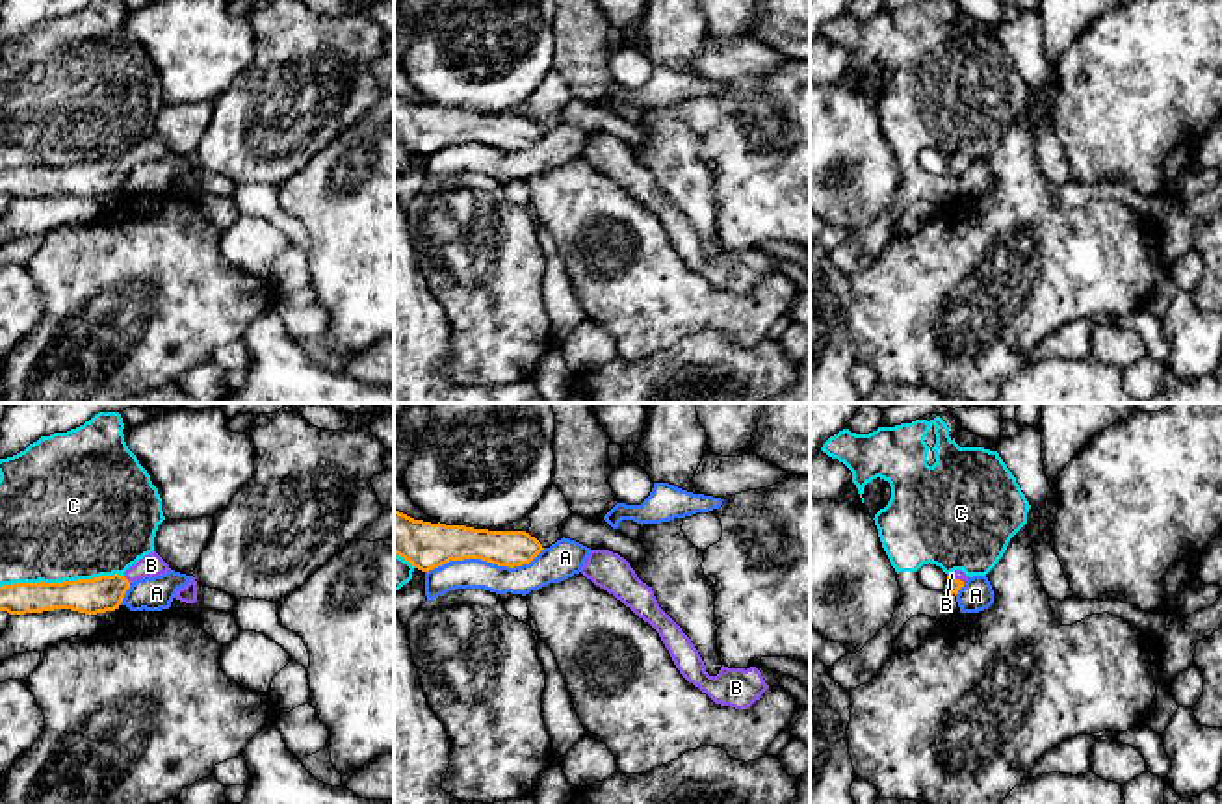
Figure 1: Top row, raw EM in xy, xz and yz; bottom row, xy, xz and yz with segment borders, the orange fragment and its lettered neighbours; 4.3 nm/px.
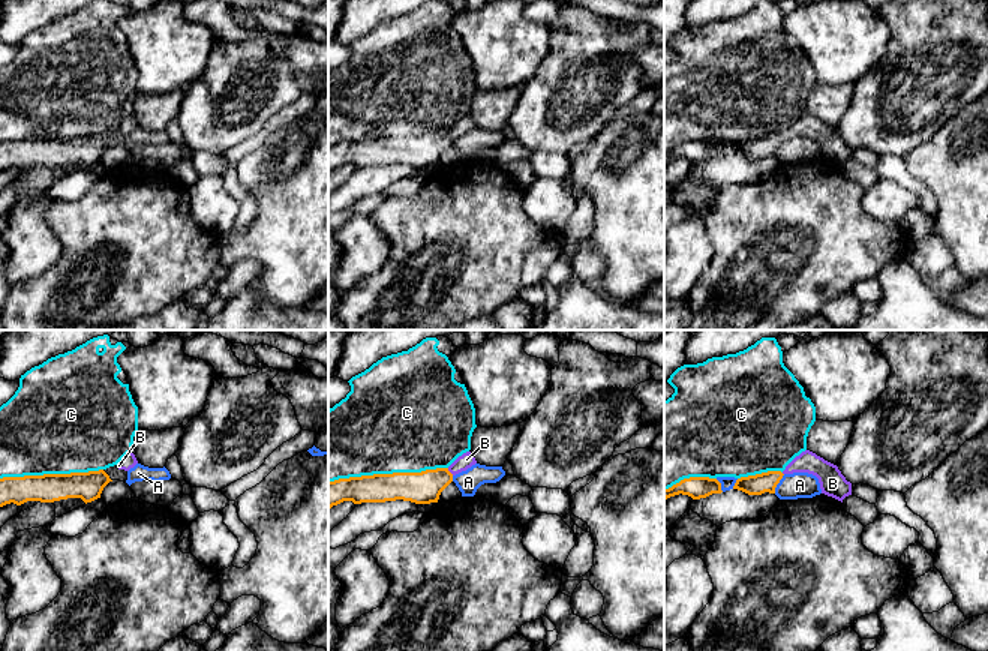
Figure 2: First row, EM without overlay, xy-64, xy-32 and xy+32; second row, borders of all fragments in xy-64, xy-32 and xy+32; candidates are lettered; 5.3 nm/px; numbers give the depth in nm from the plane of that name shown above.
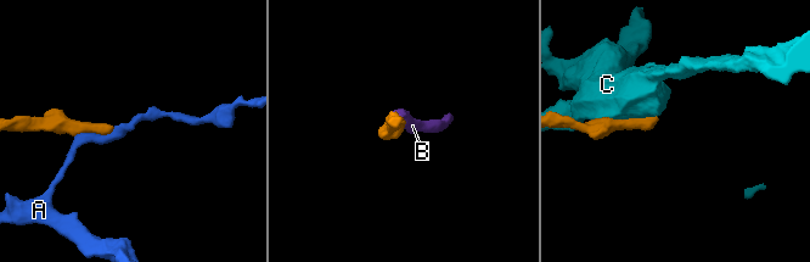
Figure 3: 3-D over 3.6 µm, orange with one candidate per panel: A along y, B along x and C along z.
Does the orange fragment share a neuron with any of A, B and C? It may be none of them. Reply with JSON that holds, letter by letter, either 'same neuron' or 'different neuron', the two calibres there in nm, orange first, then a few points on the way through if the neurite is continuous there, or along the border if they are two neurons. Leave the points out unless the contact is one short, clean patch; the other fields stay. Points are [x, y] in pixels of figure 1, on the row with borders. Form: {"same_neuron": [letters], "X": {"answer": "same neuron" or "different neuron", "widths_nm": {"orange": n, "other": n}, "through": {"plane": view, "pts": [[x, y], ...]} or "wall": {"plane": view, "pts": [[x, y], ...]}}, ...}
{"same_neuron": ["B"], "A": {"answer": "different neuron", "widths_nm": {"orange": 190, "other": 130}, "wall": {"plane": "xz", "pts": [[545, 548], [528, 563], [513, 567], [450, 559], [426, 572]]}}, "B": {"answer": "same neuron", "widths_nm": {"orange": 160, "other": 100}, "through": {"plane": "xy", "pts": [[99, 595], [125, 578], [151, 565]]}}, "C": {"answer": "different neuron", "widths_nm": {"orange": 160, "other": 500}}}

